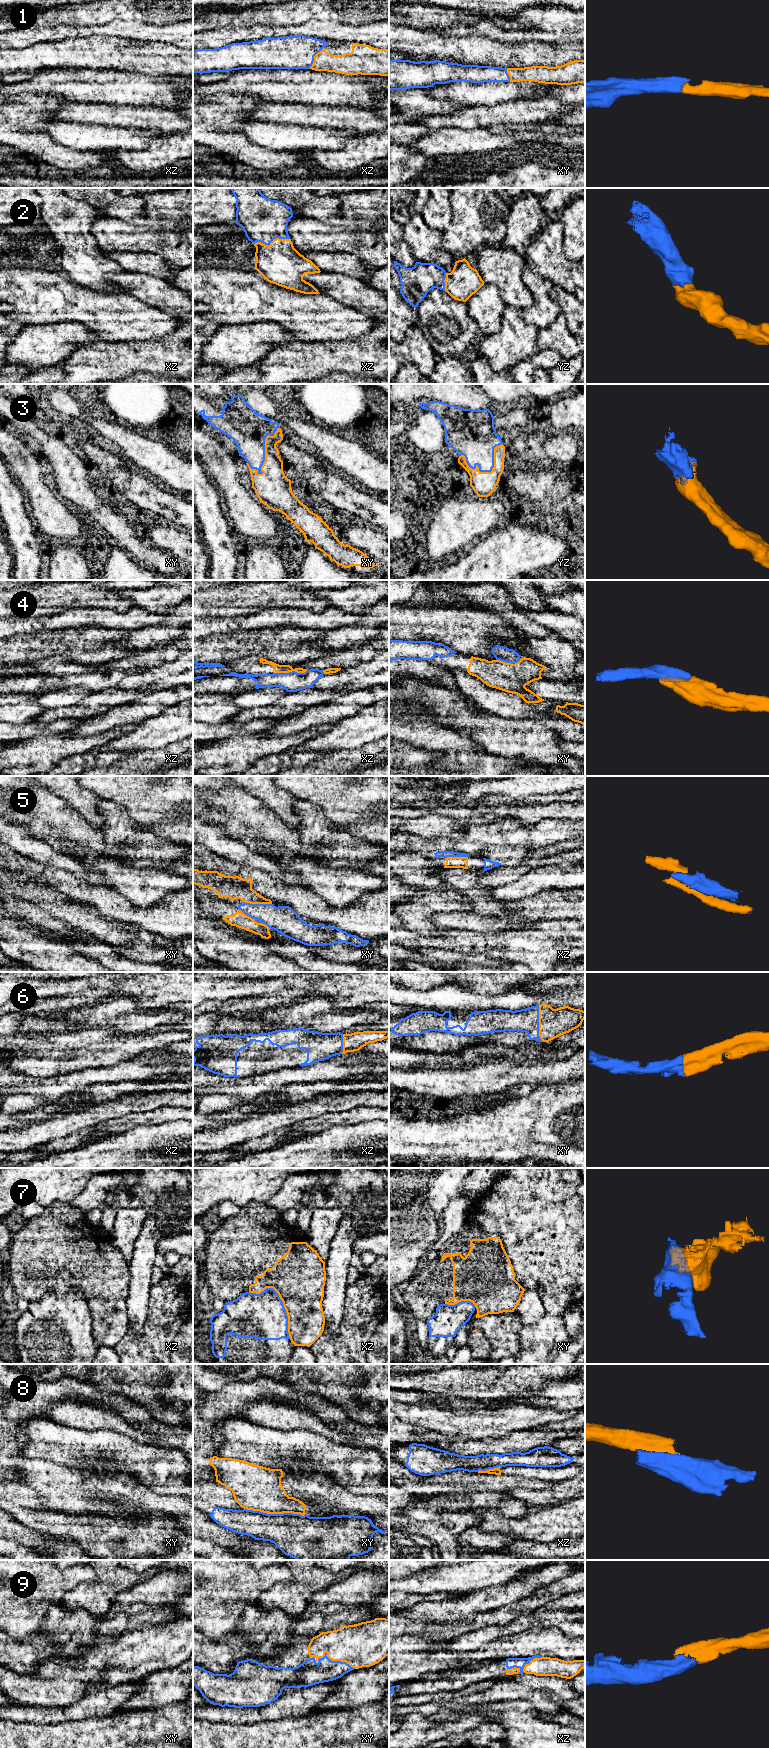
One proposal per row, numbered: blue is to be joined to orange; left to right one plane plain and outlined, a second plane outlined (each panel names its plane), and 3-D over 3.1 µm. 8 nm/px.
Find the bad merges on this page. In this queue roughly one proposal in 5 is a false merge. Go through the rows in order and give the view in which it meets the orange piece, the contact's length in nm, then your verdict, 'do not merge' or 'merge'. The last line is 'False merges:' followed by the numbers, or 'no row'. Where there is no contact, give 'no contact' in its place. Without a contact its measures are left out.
1: meets orange in xz; contact 220 nm long; merge
2: meets orange in xz; contact 300 nm long; merge
3: meets orange in yz; contact 360 nm long; merge
4: meets orange in xz; contact 260 nm long; merge
5: meets orange in xy; contact 220 nm long; merge
6: meets orange in xy; contact 300 nm long; merge
7: meets orange in xz; contact 500 nm long; do not merge
8: meets orange in xy; contact 500 nm long; do not merge
9: meets orange in xy; contact 320 nm long; merge
False merges: 7, 8

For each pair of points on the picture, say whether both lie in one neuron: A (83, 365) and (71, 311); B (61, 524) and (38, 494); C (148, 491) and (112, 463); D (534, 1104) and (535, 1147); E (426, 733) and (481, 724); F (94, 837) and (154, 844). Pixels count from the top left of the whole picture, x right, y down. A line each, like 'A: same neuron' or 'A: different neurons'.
A: different neurons
B: same neuron
C: same neuron
D: same neuron
E: different neurons
F: different neurons

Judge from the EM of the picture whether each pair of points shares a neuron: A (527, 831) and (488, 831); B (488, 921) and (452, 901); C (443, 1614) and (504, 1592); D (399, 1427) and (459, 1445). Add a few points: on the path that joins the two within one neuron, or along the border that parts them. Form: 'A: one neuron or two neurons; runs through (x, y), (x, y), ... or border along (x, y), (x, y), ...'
A: one neuron; runs through (517, 831), (498, 831)
B: two neurons; border along (470, 910), (445, 913)
C: one neuron; runs through (458, 1608), (489, 1599)
D: one neuron; runs through (414, 1429), (421, 1435), (445, 1439)

